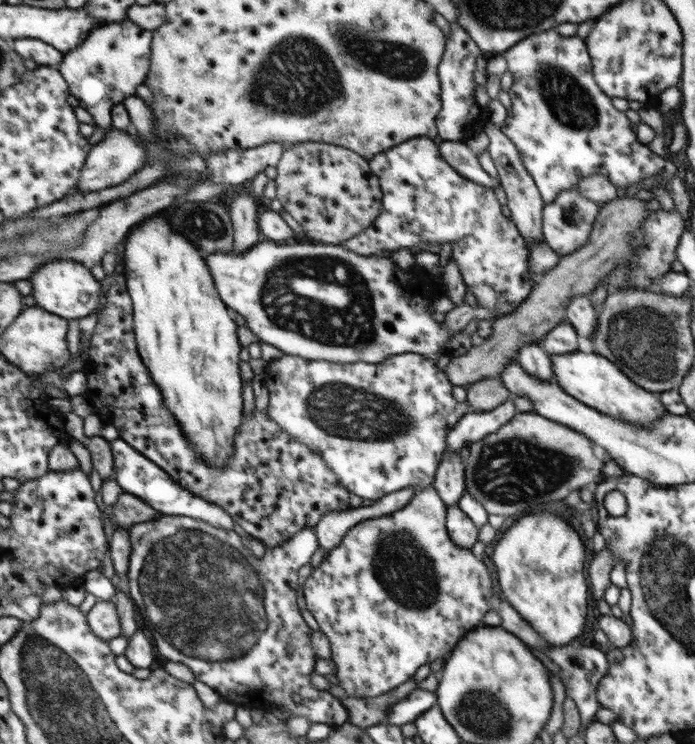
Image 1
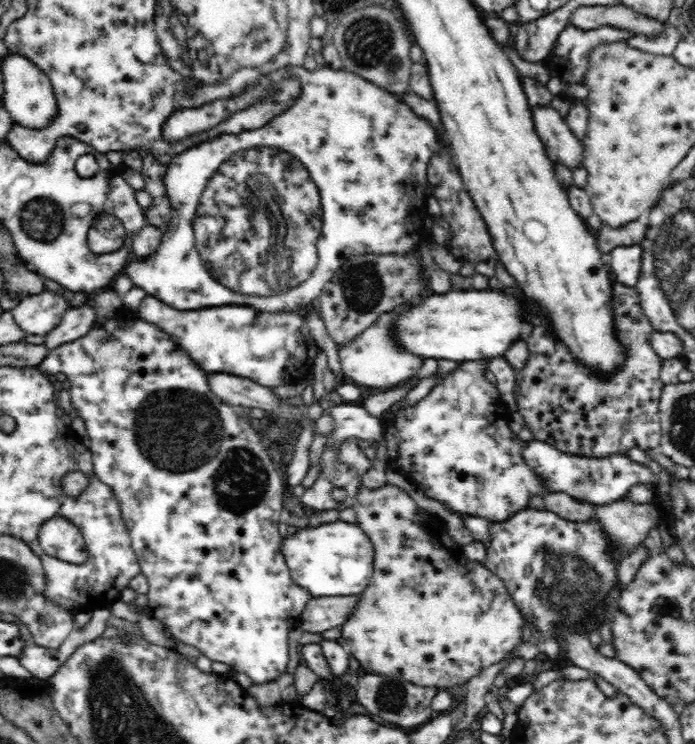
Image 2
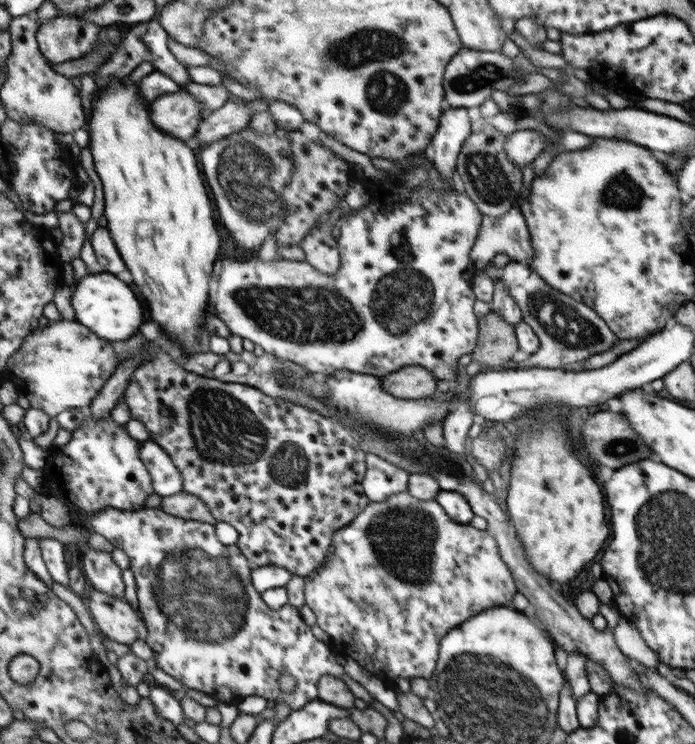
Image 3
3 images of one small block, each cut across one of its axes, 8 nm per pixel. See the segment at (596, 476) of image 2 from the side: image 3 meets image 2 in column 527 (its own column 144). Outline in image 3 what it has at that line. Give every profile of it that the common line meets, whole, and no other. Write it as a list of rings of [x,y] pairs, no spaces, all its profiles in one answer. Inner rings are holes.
[[[147,440],[142,444],[142,460],[153,477],[154,492],[161,497],[169,497],[182,492],[182,473],[169,456],[166,448]]]

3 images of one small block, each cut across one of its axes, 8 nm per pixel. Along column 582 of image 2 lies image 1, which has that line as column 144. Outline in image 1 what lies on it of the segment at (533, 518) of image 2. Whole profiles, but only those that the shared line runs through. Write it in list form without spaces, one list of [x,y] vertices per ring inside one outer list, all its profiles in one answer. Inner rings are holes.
[[[160,514],[152,520],[131,526],[128,532],[132,547],[127,574],[129,578],[130,598],[139,606],[142,616],[146,617],[146,624],[150,624],[150,632],[154,632],[154,640],[157,640],[156,648],[158,648],[162,657],[168,661],[180,662],[186,665],[194,673],[196,680],[199,680],[220,694],[222,701],[235,704],[237,707],[260,708],[266,712],[270,712],[272,706],[278,704],[279,706],[288,708],[292,712],[292,717],[302,716],[310,724],[328,724],[337,728],[349,721],[349,712],[340,700],[336,699],[328,691],[317,690],[311,684],[310,676],[315,672],[317,661],[317,656],[312,651],[310,642],[313,630],[306,625],[300,613],[301,611],[298,609],[298,605],[296,605],[296,596],[298,596],[296,592],[299,587],[298,570],[310,562],[312,554],[320,546],[315,527],[302,529],[282,545],[267,547],[260,557],[251,552],[236,530],[216,528],[213,524],[208,524],[205,520],[198,520],[189,516],[166,516]],[[294,696],[301,698],[300,703],[294,701]]]

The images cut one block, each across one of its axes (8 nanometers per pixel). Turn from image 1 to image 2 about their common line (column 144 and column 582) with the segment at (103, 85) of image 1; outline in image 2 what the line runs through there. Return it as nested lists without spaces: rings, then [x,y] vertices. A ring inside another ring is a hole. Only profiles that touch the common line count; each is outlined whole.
[[[568,24],[559,32],[554,47],[542,62],[551,77],[558,77],[562,83],[580,83],[588,70],[589,50],[596,45],[625,40],[626,37],[634,37],[634,33],[606,25],[584,30]]]

